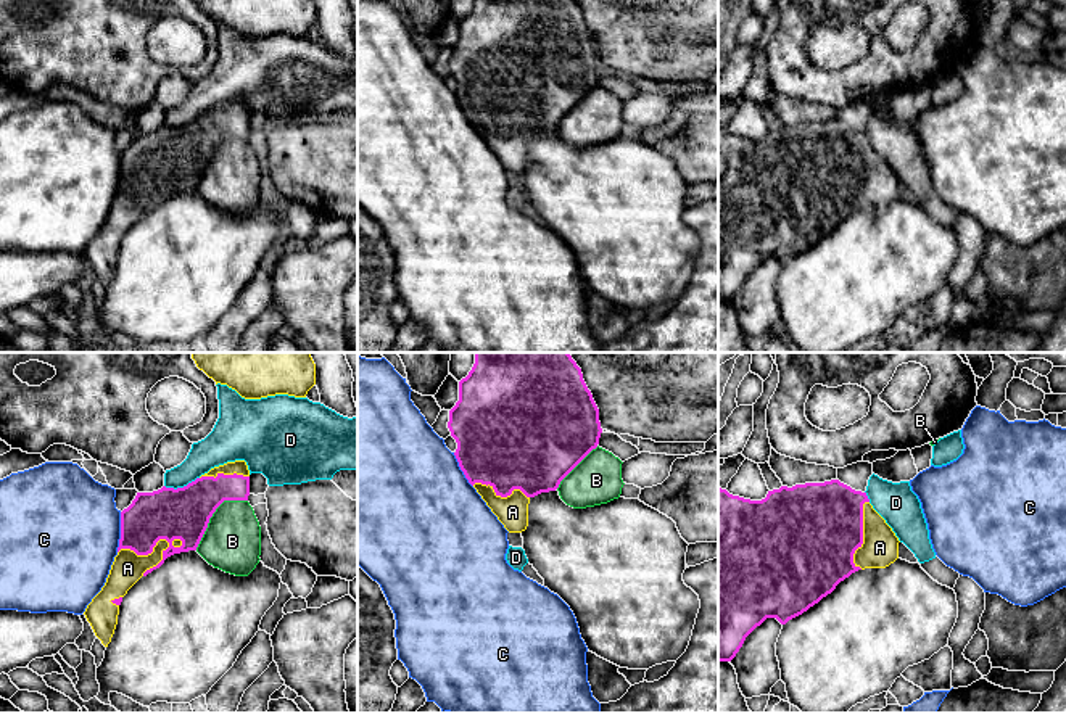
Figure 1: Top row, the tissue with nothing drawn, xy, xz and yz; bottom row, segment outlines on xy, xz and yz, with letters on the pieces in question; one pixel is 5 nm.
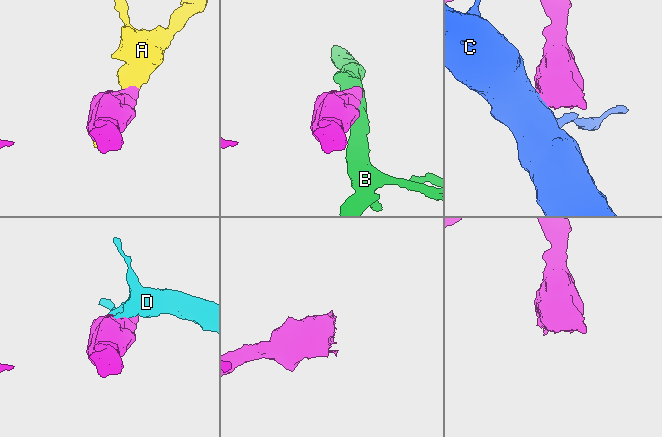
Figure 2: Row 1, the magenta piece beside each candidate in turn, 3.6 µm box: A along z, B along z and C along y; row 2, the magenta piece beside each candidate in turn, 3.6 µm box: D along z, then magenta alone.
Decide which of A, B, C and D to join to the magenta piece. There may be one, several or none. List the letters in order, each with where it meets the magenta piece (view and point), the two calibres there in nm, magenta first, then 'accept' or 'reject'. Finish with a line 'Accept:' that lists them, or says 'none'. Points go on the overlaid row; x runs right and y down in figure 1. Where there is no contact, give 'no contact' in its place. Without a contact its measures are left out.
A: xy (152, 551) | 260/160 nm | accept
B: xy (213, 512) | 260/280 nm | reject
C: xy (121, 531) | 260/500 nm | reject
D: xy (181, 488) | 260/160 nm | reject
Accept: A

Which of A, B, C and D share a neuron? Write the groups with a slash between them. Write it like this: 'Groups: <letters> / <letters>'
Groups: A / B / C / D

